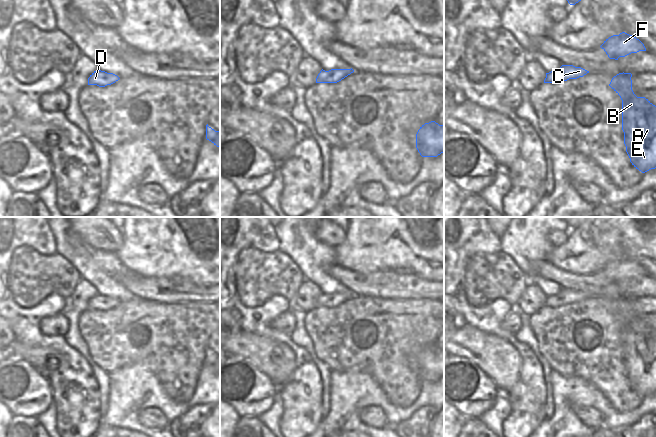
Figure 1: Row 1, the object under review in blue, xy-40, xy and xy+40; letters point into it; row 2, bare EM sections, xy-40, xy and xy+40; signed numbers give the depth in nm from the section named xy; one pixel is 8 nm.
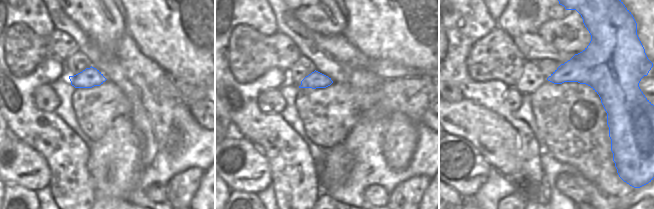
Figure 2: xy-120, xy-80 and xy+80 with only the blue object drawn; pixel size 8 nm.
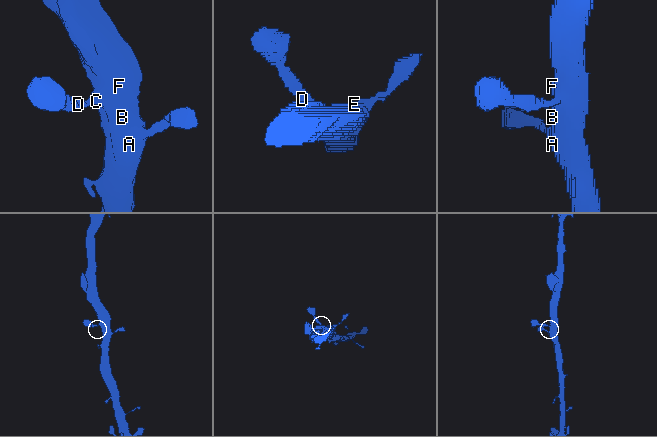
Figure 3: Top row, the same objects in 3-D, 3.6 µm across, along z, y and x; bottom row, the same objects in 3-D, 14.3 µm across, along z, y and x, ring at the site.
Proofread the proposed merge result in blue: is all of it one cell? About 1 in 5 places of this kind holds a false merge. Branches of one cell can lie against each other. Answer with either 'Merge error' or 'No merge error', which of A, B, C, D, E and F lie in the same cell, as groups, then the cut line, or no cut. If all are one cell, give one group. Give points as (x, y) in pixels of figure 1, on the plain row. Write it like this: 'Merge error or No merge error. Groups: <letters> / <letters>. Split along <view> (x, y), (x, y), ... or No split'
No merge error. Groups: A B C D E F. No split.

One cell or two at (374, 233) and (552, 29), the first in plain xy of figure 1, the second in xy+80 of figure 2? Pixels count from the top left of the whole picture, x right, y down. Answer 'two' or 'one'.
one

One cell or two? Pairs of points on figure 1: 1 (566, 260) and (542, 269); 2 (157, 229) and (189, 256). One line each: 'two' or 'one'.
1: two
2: one

